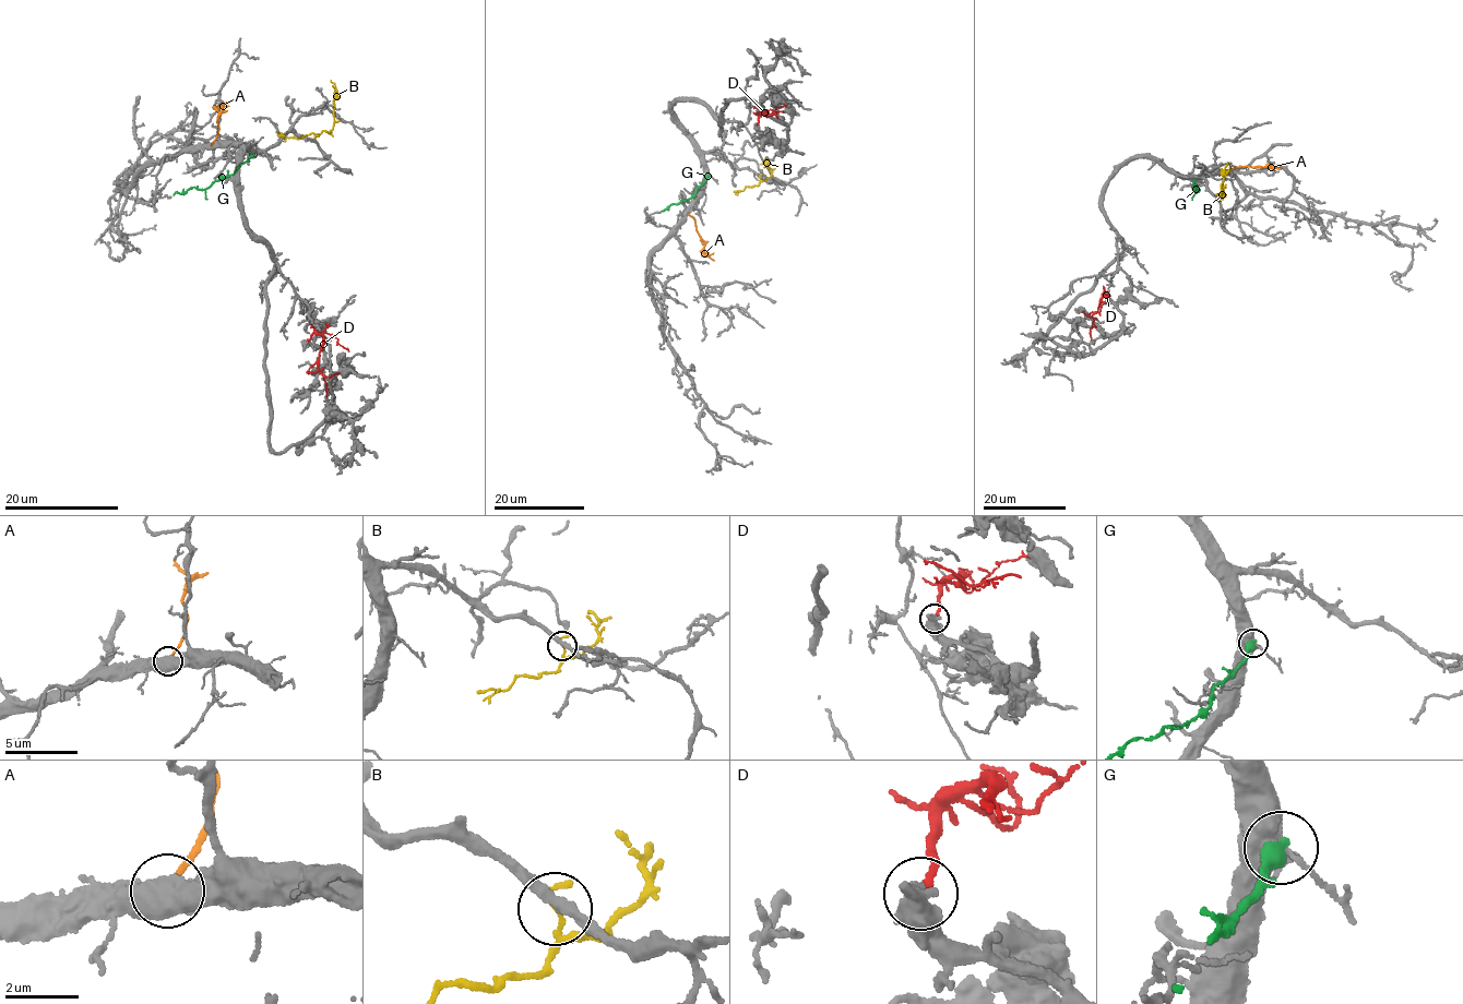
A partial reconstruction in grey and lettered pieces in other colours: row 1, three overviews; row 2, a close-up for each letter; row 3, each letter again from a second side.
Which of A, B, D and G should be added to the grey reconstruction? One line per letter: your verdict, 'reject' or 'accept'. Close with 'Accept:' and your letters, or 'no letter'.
A: reject
B: accept
D: reject
G: reject
Accept: B

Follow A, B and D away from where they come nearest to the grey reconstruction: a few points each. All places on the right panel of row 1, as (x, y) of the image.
A: (1221, 172), (1245, 166), (1281, 169)
B: (1218, 196), (1225, 196), (1221, 195), (1227, 162)
D: (1108, 299), (1104, 294), (1098, 311), (1091, 317), (1091, 338)

